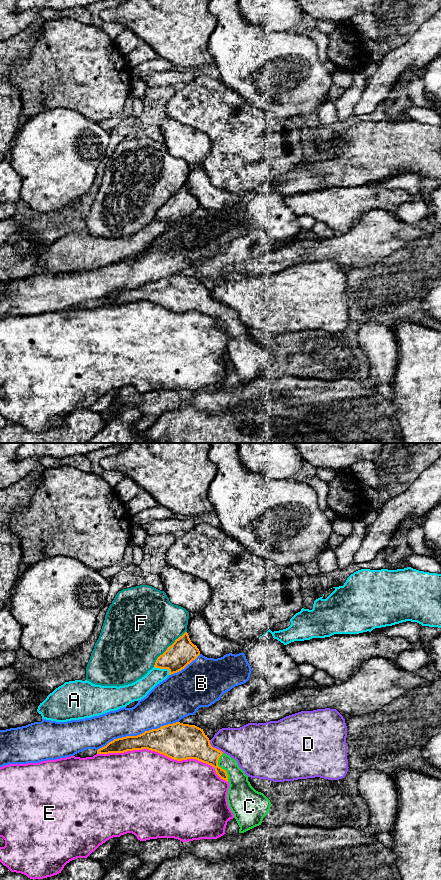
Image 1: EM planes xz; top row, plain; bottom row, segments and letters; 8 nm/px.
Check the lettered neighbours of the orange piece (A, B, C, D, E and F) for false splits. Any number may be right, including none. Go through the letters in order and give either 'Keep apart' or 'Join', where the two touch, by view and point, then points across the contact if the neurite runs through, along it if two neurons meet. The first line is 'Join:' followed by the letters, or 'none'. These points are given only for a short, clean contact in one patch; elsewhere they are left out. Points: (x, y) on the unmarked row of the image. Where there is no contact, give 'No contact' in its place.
Join: C
A: Keep apart. Touches orange at xz (163, 220)
B: Keep apart. Touches orange at xz (137, 287)
C: Join. Touches orange at xz (220, 319)
D: Keep apart. Touches orange at xz (215, 300). Boundary: xz (209, 292), (213, 299), (223, 304)
E: Keep apart. Touches orange at xz (164, 306)
F: Keep apart. Touches orange at xz (167, 200)

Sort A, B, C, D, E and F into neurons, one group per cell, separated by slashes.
A / B / C / D / E / F

